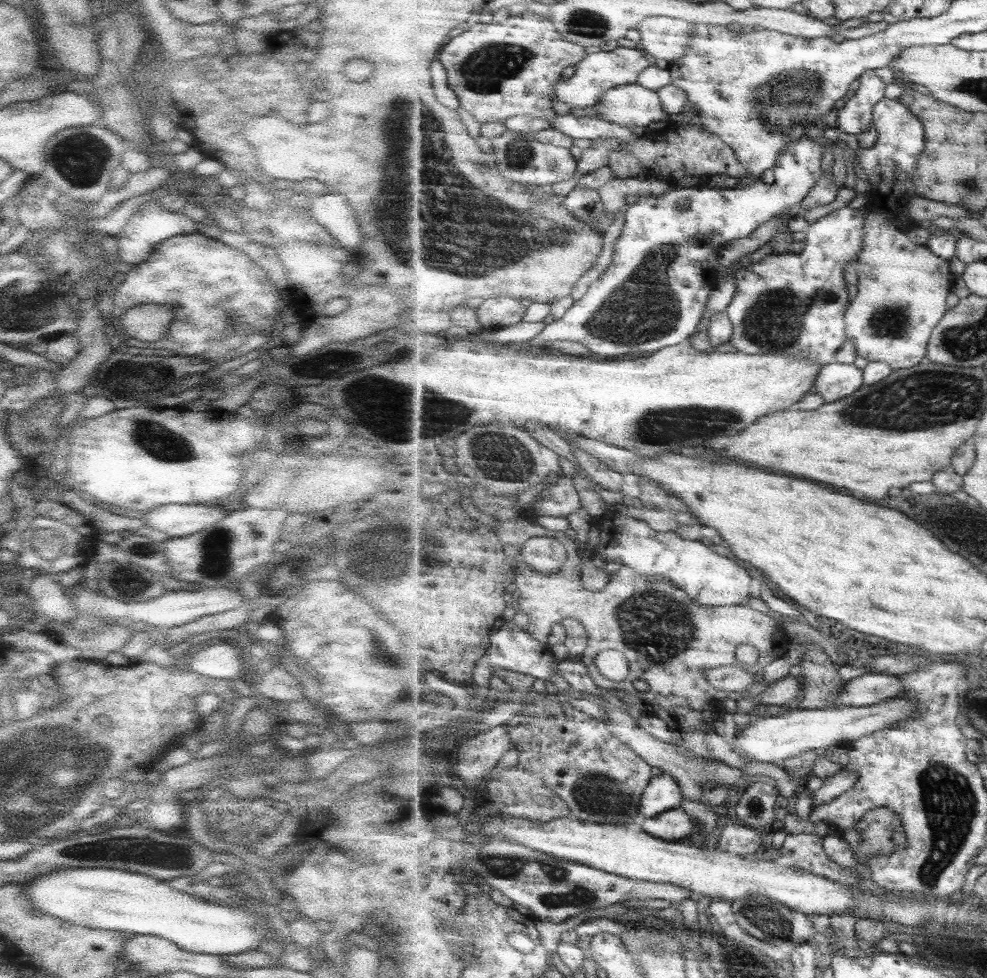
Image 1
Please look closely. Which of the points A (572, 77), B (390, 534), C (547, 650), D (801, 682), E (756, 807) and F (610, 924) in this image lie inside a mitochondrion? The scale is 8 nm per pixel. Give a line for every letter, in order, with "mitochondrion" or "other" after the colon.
A: other
B: mitochondrion
C: other
D: other
E: mitochondrion
F: other

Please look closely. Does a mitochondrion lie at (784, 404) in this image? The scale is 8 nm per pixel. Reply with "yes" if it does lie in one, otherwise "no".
no

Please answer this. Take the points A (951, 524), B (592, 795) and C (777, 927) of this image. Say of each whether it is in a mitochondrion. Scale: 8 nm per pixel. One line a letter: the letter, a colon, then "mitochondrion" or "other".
A: other
B: mitochondrion
C: mitochondrion

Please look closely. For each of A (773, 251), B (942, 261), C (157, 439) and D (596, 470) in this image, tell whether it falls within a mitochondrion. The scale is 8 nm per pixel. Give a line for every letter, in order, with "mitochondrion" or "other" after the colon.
A: other
B: other
C: mitochondrion
D: other

